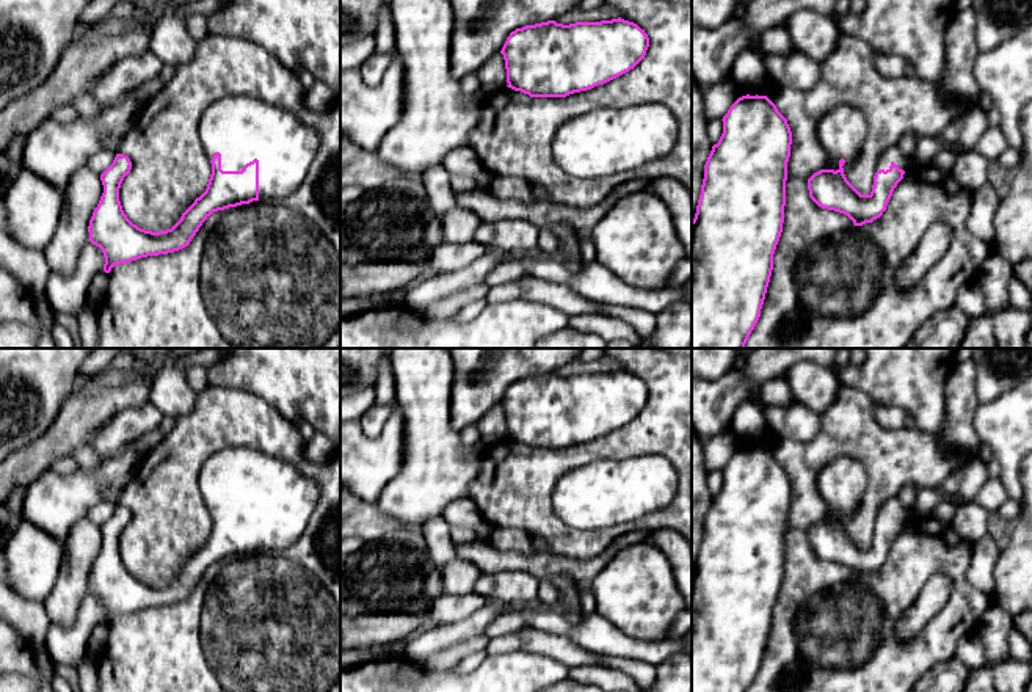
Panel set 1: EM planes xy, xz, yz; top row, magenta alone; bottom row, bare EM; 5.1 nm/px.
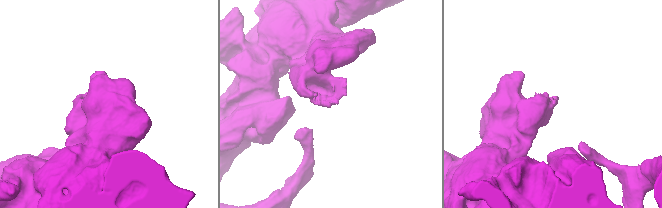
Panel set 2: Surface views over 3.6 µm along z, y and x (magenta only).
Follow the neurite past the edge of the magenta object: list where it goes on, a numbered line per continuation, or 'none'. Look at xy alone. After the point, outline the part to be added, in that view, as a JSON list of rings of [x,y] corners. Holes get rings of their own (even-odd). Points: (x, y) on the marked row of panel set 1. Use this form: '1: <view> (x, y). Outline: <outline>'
1: xy (240, 127). Outline: [[[245,94],[223,97],[209,105],[201,116],[199,133],[201,143],[207,149],[210,160],[216,152],[221,154],[223,171],[242,171],[246,163],[254,158],[259,160],[259,201],[284,201],[292,191],[295,191],[303,184],[322,141],[320,135],[314,129],[303,124],[292,113]]]

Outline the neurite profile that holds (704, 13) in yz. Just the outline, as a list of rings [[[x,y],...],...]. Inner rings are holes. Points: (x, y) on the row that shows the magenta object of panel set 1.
[[[692,0],[692,27],[717,28],[731,20],[742,0]]]

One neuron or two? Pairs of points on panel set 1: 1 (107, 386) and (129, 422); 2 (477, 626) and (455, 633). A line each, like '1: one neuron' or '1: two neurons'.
1: two neurons
2: one neuron

